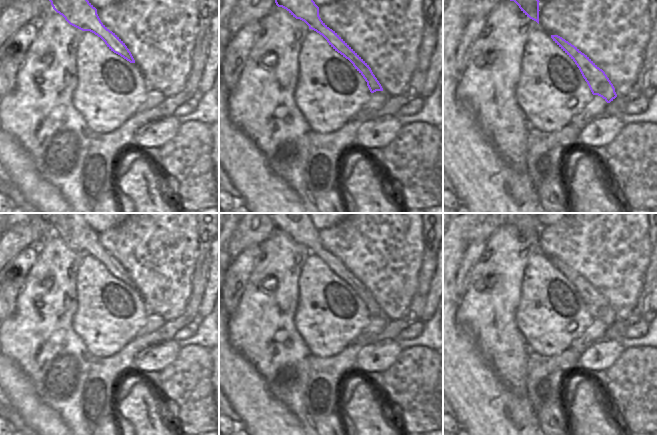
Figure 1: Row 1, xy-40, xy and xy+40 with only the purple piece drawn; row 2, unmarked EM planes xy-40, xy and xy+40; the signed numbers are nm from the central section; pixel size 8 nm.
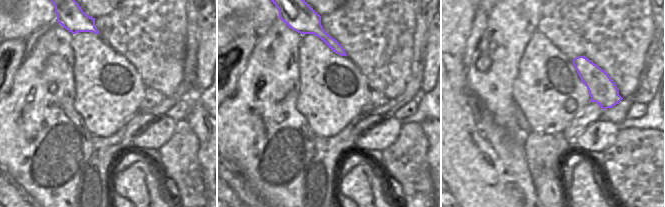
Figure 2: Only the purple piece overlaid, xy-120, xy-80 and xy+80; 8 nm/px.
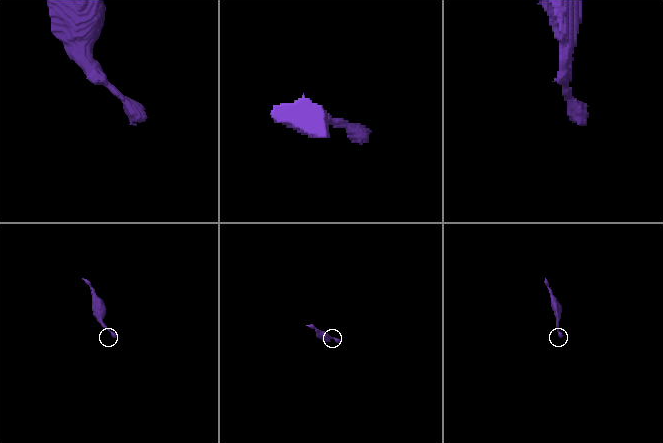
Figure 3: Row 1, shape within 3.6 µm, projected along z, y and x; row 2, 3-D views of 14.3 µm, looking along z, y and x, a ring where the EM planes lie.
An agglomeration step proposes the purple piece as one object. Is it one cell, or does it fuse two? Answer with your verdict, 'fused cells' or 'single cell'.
single cell

